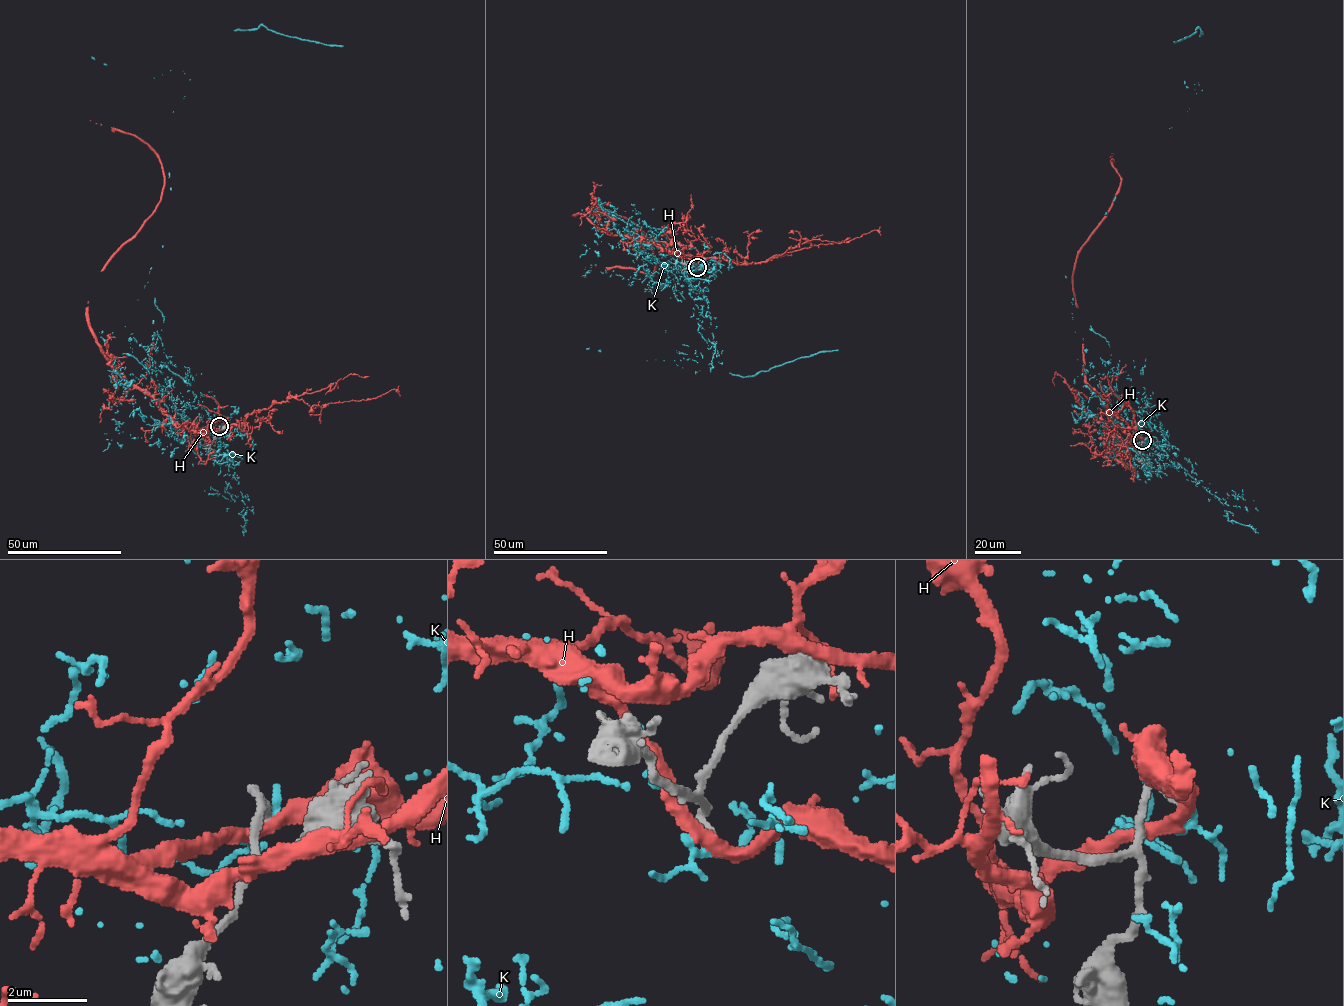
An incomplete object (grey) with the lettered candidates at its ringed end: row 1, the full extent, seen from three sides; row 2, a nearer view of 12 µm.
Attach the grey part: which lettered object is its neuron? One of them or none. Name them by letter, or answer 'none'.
none

